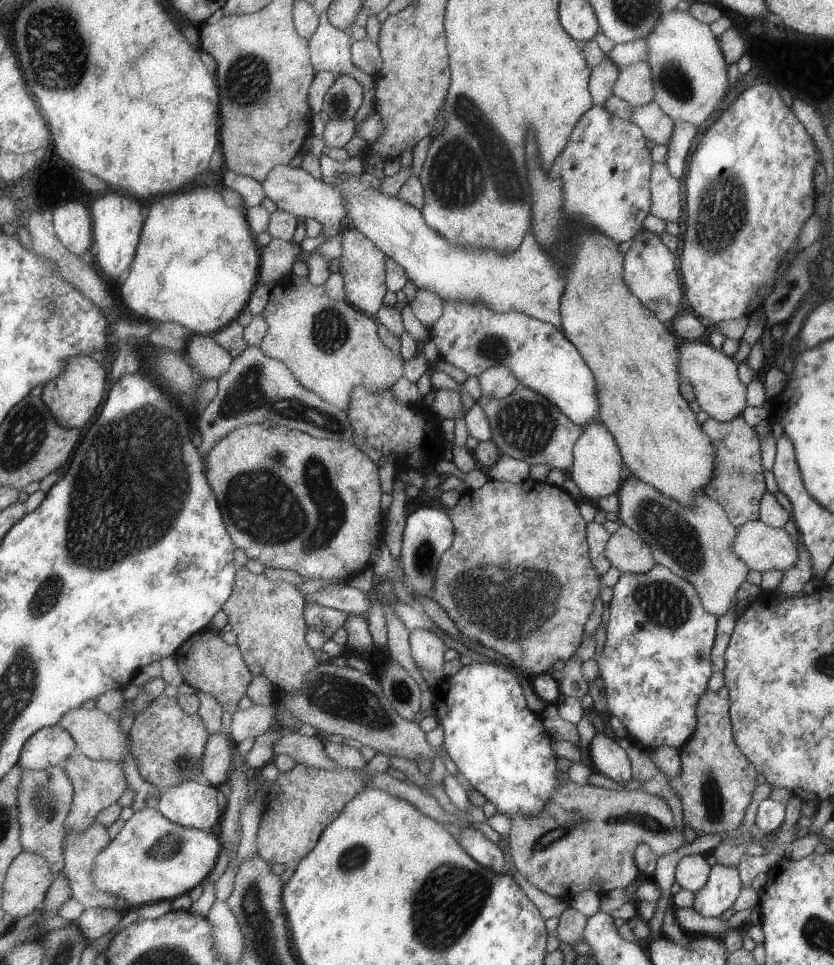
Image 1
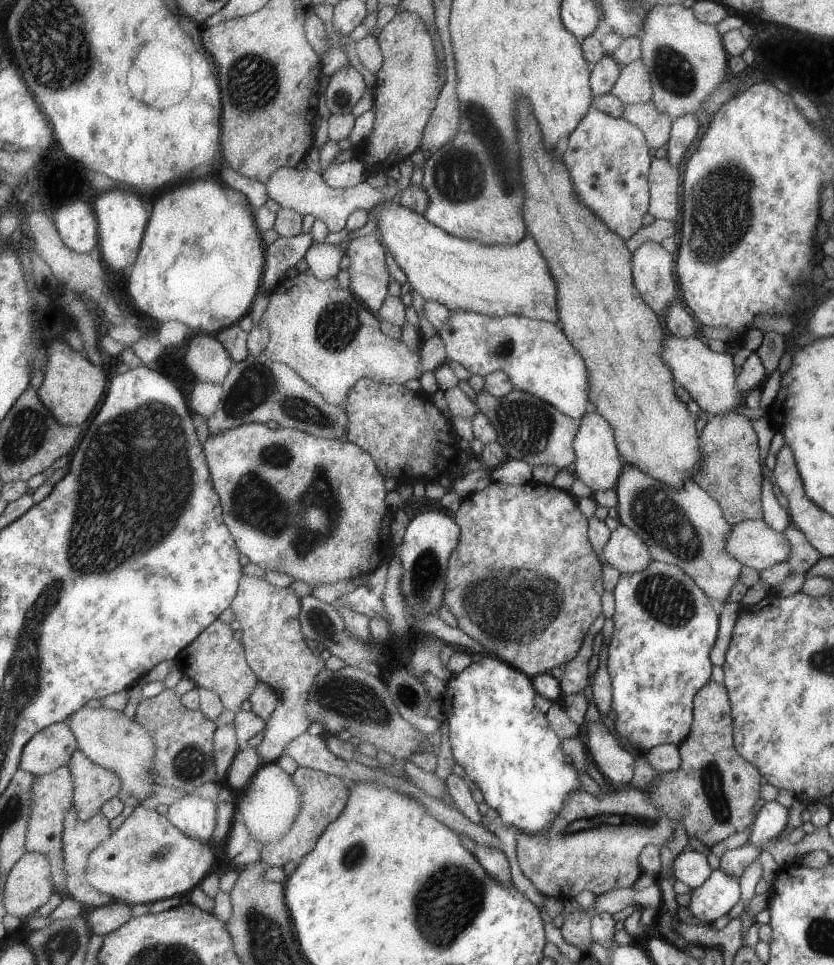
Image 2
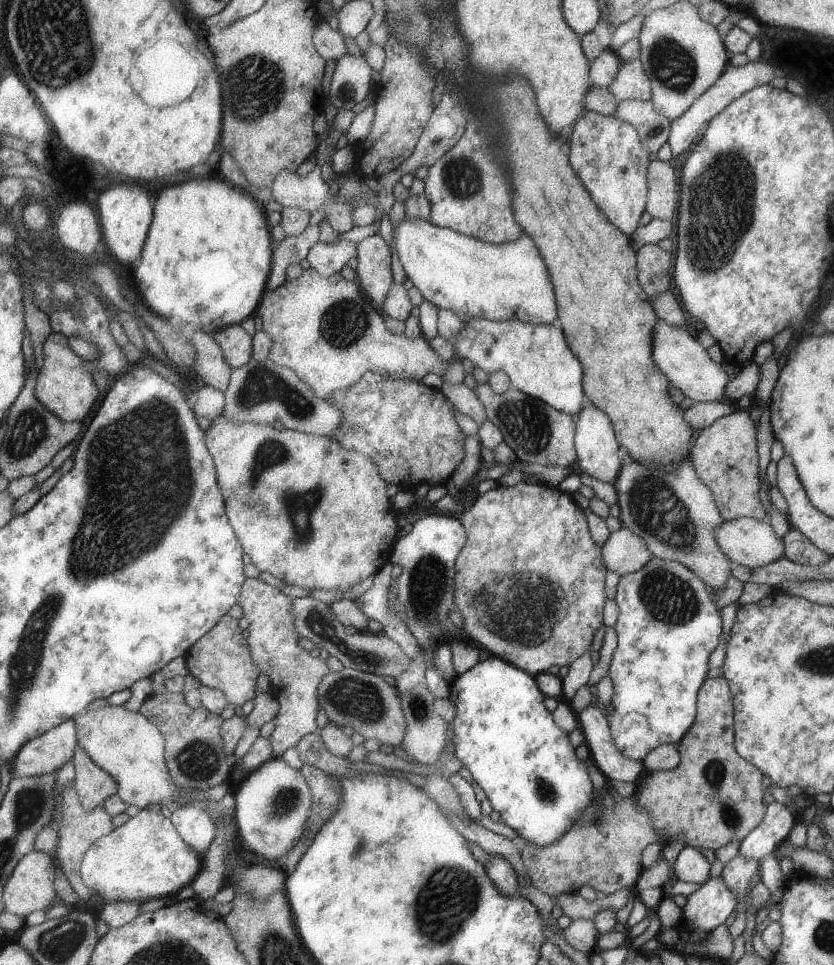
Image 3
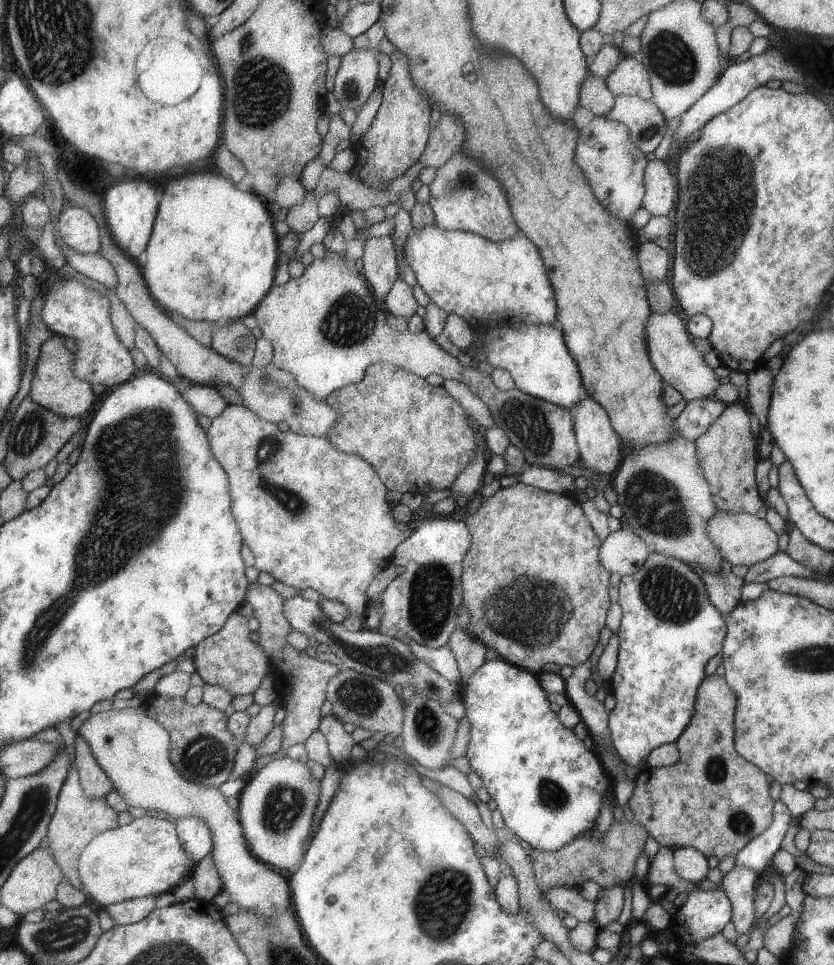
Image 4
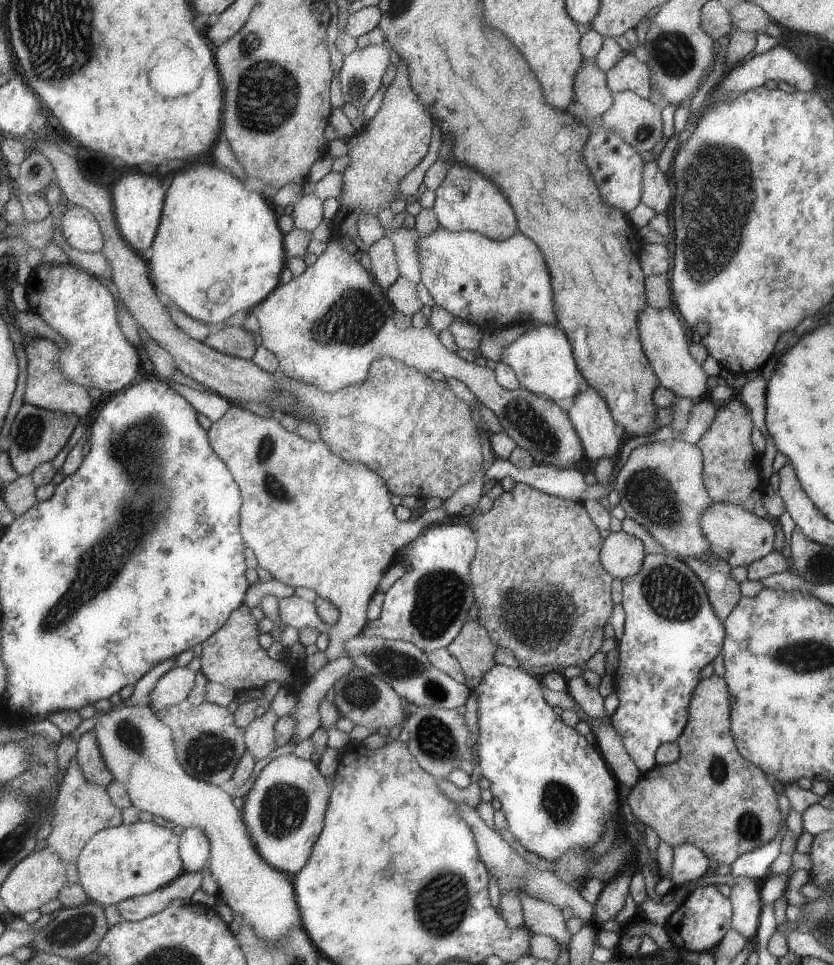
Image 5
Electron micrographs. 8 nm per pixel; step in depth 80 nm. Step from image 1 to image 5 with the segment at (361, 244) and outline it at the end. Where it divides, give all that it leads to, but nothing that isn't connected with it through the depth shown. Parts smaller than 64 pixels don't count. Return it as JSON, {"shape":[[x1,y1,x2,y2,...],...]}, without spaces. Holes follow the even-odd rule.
{"shape":[[383,237,373,244,368,252,374,279,387,292,399,280,399,262,392,238]]}

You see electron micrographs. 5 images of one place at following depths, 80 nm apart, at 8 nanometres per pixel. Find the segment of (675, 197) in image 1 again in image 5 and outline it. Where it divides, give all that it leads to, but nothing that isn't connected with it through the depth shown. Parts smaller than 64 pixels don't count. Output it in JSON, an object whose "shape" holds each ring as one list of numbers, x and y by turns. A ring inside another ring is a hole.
{"shape":[[655,160,646,162,646,166,643,167,642,183,643,192,640,202,656,213,663,213,671,200,671,190,665,173,661,172]]}

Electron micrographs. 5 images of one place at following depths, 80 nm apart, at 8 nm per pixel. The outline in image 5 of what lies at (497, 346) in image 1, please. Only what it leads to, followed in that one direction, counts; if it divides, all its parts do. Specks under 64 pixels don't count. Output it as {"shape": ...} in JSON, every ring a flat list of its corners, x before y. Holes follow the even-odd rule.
{"shape":[[554,324,541,325,526,332,518,341,506,348,501,361,515,369,523,388,552,401,568,402,581,388,578,366,575,366,574,356,571,356,572,346,569,346,569,342,565,334]]}

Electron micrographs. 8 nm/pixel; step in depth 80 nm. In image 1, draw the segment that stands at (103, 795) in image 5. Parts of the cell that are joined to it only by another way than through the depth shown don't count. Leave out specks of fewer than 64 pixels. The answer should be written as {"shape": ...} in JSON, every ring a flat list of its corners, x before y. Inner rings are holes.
{"shape":[[99,820,95,821,92,827,83,832,76,833,71,831,66,835,64,854,66,861,62,868,68,876,72,888,72,896,79,900,83,906,86,906,87,909,91,907,105,907,106,909,115,909,124,914,129,912,133,908,133,905,127,899,101,890,93,878,96,858,107,848,107,845,111,841,108,827]]}

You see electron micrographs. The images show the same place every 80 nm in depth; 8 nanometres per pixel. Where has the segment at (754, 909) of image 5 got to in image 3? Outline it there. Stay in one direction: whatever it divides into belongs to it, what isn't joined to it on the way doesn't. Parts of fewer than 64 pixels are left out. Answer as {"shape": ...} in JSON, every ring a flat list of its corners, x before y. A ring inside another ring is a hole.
{"shape":[[738,852,737,856,723,866,720,877,727,888,736,898,735,914,732,924,728,928,727,937,733,939,742,934,745,928,745,899,748,892,747,884,753,874,758,872,758,862,755,859,746,859]]}

